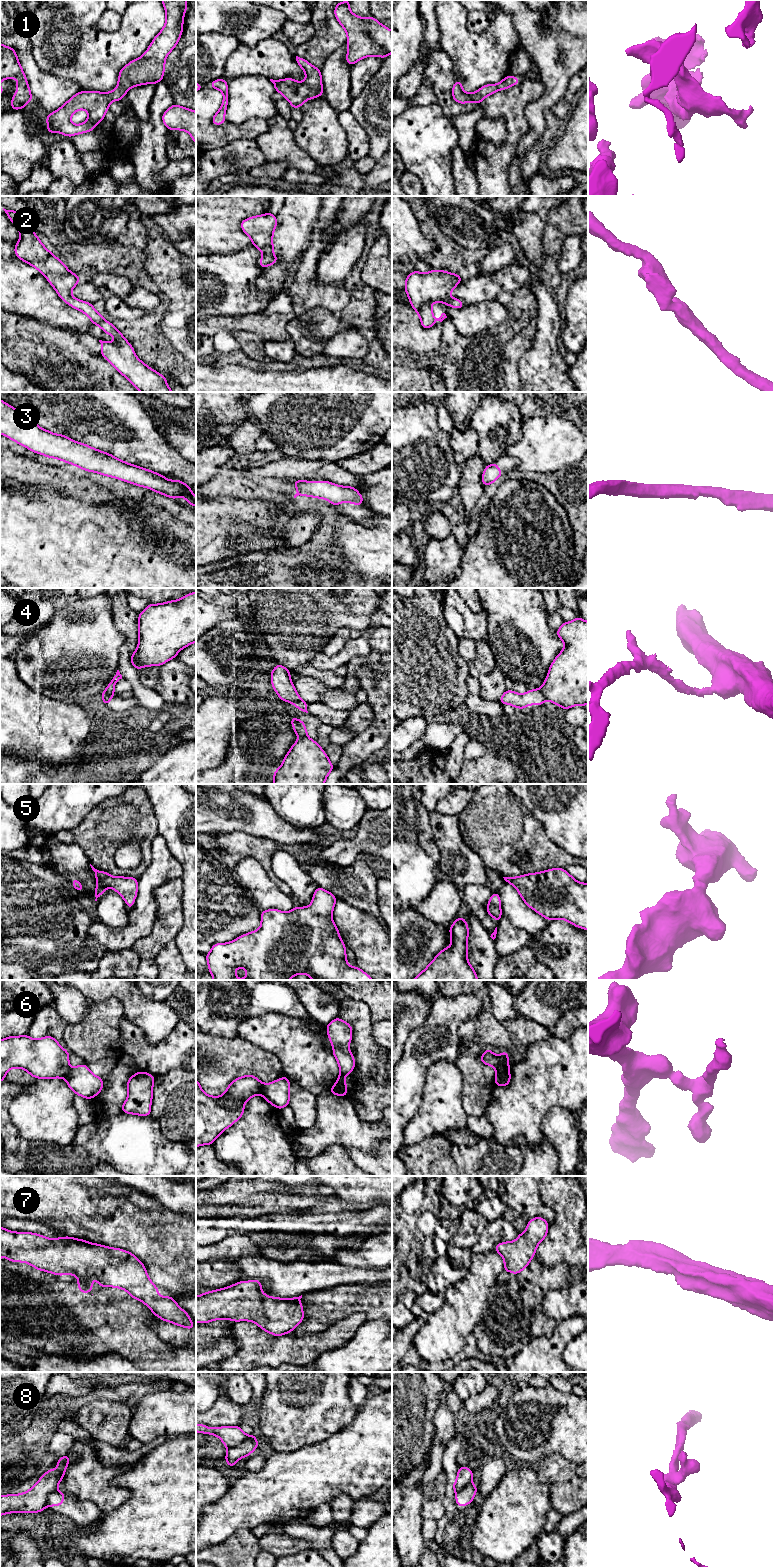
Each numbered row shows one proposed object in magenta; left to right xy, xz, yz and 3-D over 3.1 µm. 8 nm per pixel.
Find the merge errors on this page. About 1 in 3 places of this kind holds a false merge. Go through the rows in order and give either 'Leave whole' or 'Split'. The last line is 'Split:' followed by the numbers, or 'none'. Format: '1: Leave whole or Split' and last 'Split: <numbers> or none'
1: Leave whole
2: Leave whole
3: Leave whole
4: Split
5: Leave whole
6: Split
7: Leave whole
8: Split
Split: 4, 6, 8

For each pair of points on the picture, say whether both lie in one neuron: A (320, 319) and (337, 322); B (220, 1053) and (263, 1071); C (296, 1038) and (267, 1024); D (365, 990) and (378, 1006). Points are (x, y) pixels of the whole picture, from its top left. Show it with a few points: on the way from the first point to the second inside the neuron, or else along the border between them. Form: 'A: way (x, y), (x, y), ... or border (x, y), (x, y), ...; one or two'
A: way (324, 322), (333, 322); one
B: way (231, 1057), (252, 1060); one
C: way (289, 1038), (274, 1031); one
D: way (369, 994), (377, 1002); one

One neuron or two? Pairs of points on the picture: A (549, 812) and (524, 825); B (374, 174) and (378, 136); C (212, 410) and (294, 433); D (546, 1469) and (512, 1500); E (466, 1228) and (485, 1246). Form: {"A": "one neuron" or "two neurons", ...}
{"A": "two neurons", "B": "two neurons", "C": "two neurons", "D": "two neurons", "E": "two neurons"}

